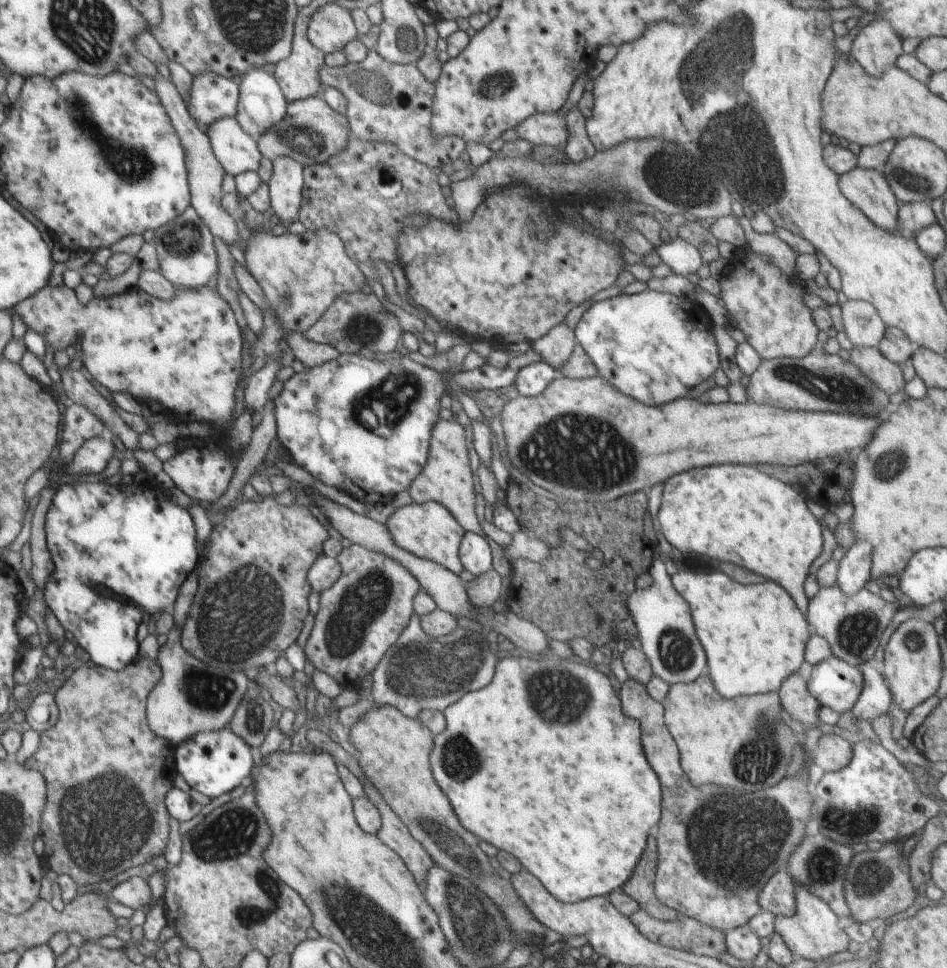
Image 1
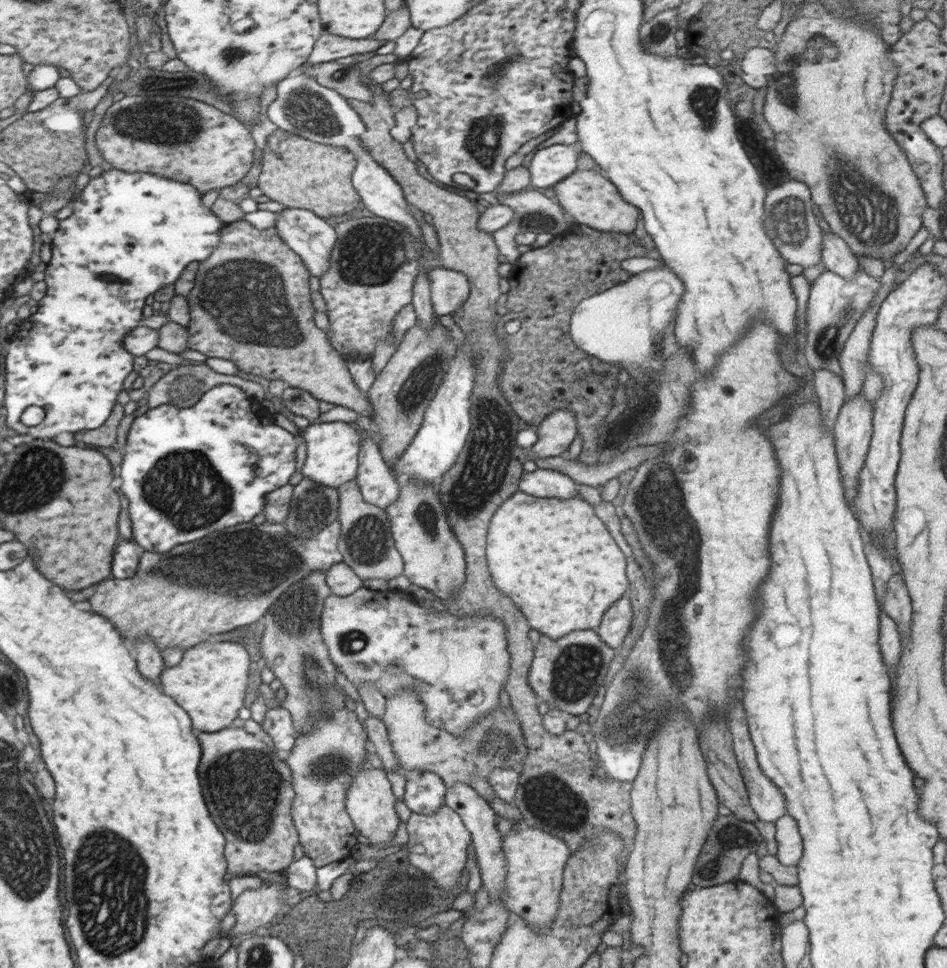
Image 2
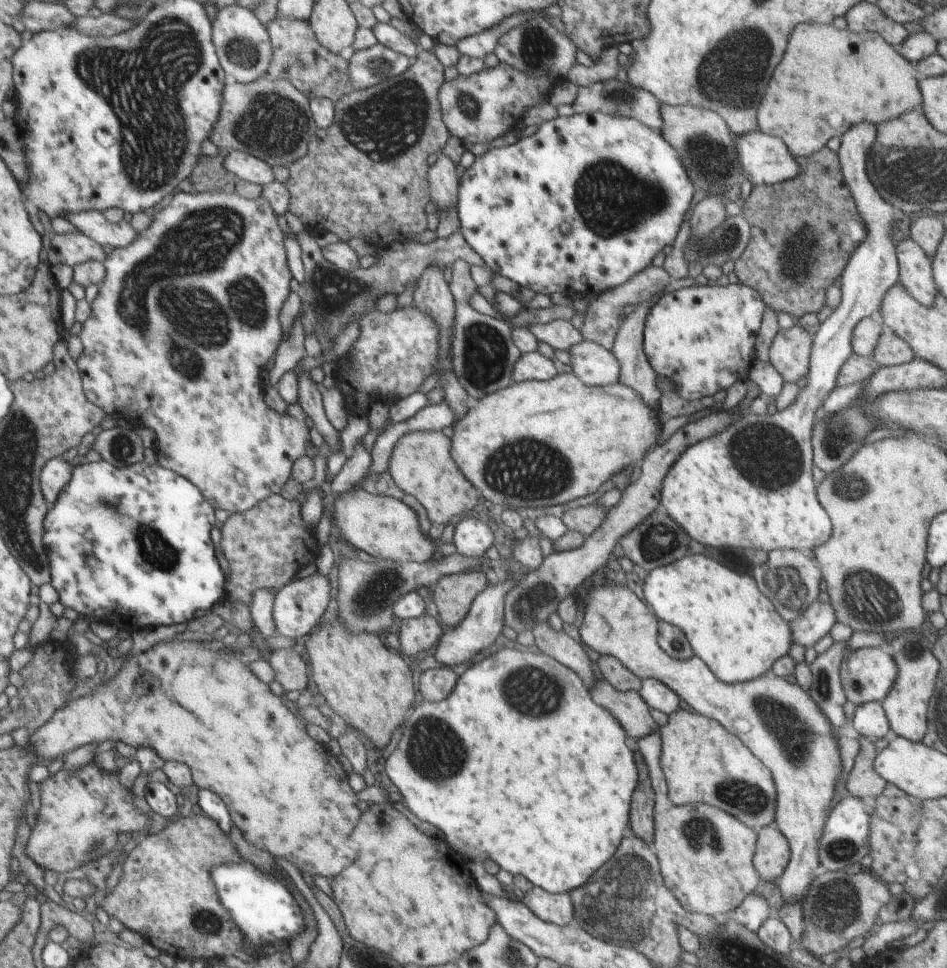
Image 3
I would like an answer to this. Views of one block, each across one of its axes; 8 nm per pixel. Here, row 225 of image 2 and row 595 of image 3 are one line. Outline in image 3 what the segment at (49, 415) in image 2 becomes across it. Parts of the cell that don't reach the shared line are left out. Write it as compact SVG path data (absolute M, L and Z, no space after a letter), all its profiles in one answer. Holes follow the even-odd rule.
M102 459L99 462L89 462L73 467L72 480L68 482L66 488L59 494L56 502L52 504L52 510L47 513L46 518L46 537L44 538L44 548L48 553L48 560L51 562L51 585L54 587L59 596L59 601L66 609L73 609L75 612L88 619L99 620L102 616L116 616L116 614L124 614L128 612L130 618L138 618L138 629L150 628L152 626L160 626L160 624L180 624L187 623L188 620L194 618L194 613L198 610L206 610L216 602L222 600L224 596L224 584L226 584L226 574L220 566L220 560L216 556L216 548L212 544L210 538L210 530L216 522L214 516L214 507L208 502L203 492L191 480L184 478L183 475L176 474L173 470L157 464L148 464L145 461L120 468L112 466L112 463ZM118 510L126 510L136 522L140 530L118 530L120 524L116 524L114 514Z

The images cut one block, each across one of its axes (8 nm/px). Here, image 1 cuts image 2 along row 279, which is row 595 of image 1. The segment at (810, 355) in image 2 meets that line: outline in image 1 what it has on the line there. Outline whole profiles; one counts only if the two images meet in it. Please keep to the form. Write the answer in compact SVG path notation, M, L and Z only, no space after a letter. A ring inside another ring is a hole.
M832 585L820 588L816 596L809 600L806 618L812 631L828 641L832 655L860 667L860 664L873 658L884 630L900 607L897 602L886 602L880 594L873 594L864 587L860 592L848 596L840 590L840 586Z

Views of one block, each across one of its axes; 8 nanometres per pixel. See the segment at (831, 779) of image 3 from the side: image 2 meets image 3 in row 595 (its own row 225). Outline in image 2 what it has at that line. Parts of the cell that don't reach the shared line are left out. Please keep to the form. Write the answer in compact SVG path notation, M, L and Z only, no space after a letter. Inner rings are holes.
M596 165L586 170L574 171L572 175L552 186L556 193L556 201L568 214L572 215L575 222L590 228L614 233L634 232L637 226L640 209L626 202L616 186L609 181L601 168Z

